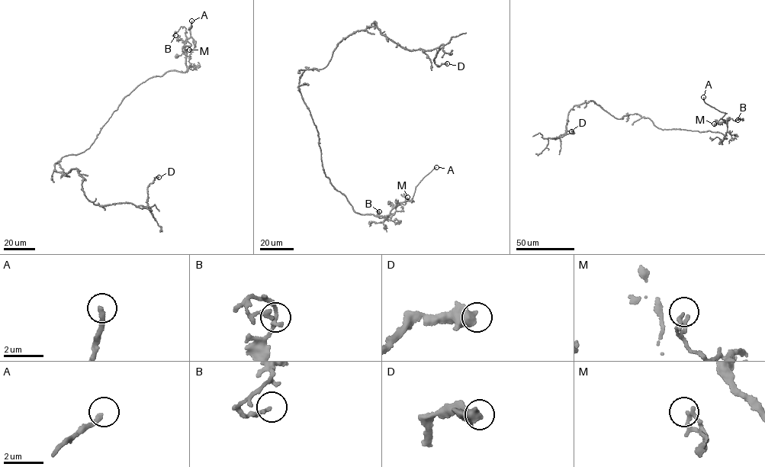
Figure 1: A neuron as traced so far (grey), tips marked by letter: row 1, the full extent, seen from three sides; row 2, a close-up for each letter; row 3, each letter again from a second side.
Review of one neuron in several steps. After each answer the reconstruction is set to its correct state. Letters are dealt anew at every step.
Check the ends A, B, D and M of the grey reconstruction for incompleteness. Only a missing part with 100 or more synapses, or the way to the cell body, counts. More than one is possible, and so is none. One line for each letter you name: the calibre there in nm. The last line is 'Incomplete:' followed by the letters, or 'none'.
A: 240 nm
Incomplete: A

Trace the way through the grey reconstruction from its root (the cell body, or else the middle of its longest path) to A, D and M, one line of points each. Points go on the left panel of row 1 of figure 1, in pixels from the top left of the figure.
A: (72, 155), (90, 147), (123, 98), (142, 83), (169, 71), (186, 70), (184, 42), (190, 37), (191, 20)
D: (72, 155), (54, 169), (69, 176), (77, 169), (84, 194), (98, 204), (145, 208), (147, 187), (159, 177)
M: (72, 155), (90, 147), (123, 98), (142, 83), (186, 70), (184, 42), (191, 37), (195, 42), (189, 49)

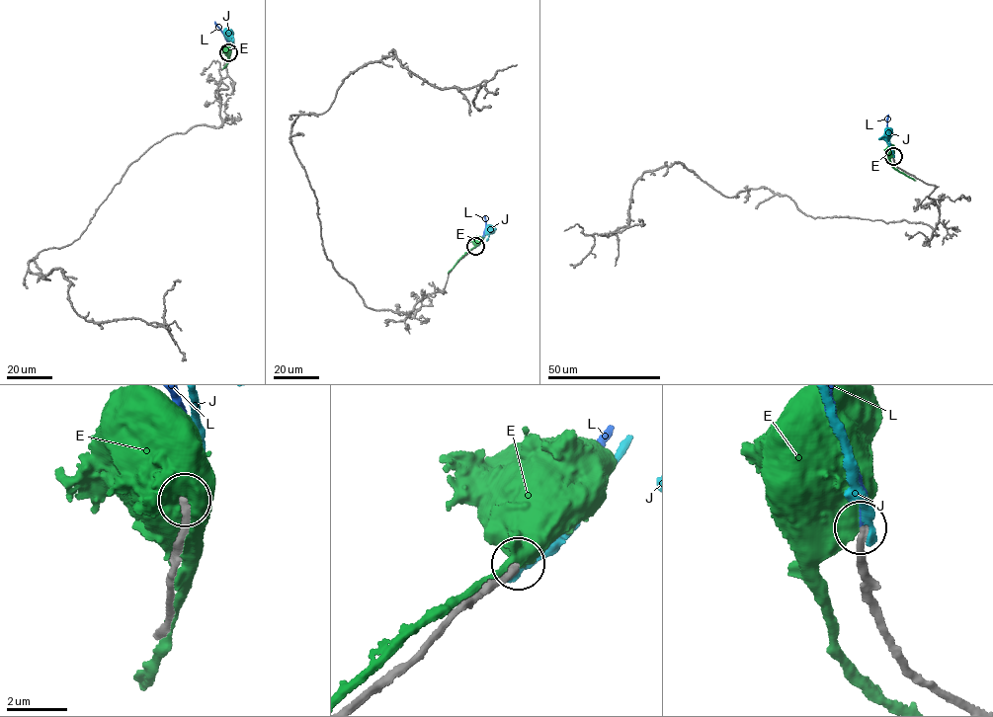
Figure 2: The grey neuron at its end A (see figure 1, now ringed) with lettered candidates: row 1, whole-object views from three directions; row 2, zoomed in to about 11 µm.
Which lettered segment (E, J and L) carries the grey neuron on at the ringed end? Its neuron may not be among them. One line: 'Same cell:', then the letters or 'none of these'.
Same cell: L

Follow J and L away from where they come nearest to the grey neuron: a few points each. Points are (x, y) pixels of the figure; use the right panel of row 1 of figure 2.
J: (893, 156), (888, 133)
L: (893, 155), (888, 135), (888, 115)

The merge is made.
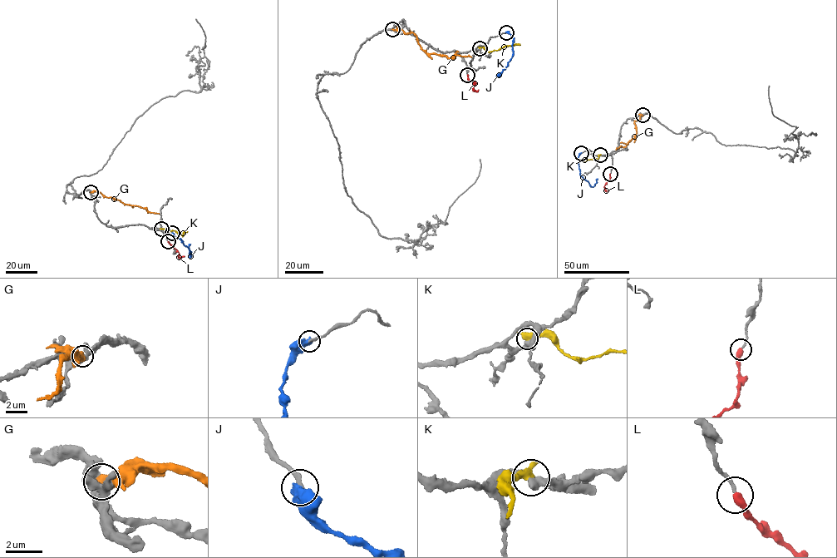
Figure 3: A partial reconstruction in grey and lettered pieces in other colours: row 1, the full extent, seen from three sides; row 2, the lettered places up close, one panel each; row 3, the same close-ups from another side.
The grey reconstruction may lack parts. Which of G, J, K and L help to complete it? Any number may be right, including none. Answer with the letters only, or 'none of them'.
J, L

